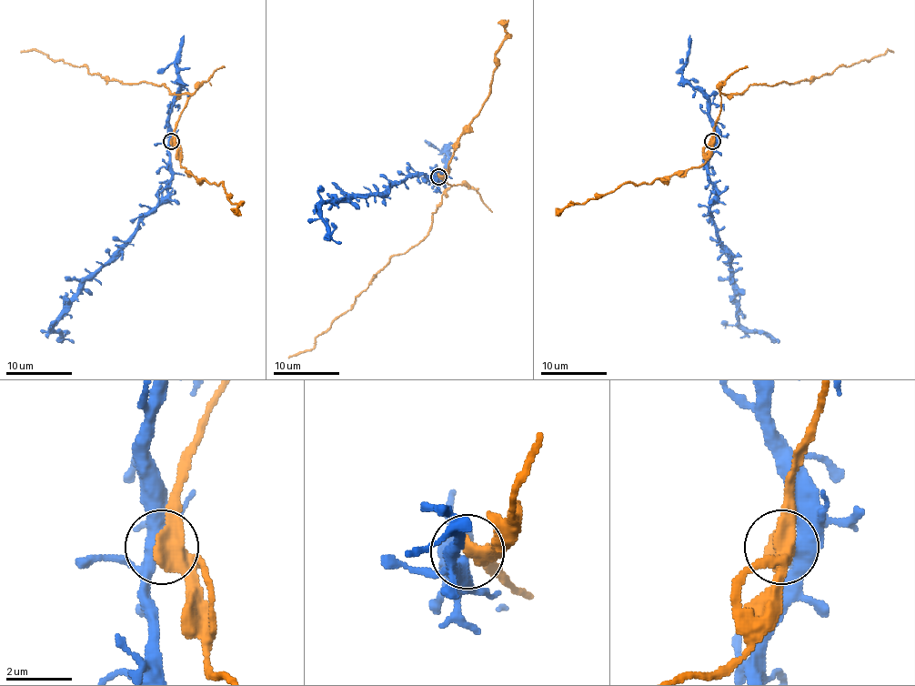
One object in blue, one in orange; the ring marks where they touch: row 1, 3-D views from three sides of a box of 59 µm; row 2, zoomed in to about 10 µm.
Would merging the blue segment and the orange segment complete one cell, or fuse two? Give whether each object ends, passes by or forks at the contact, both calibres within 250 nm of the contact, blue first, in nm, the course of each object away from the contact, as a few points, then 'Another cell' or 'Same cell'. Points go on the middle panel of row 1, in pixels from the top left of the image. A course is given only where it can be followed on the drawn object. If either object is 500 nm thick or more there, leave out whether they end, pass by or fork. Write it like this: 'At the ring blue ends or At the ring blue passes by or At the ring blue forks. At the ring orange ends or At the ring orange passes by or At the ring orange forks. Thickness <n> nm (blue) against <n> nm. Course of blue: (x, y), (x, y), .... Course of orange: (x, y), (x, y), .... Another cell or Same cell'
Thickness 340 nm (blue) against 550 nm. Course of blue: (439, 177), (439, 173), (434, 179), (413, 175), (381, 193), (326, 201), (321, 221), (328, 234), (341, 242). Course of orange: (439, 176), (456, 186), (442, 194), (431, 231), (391, 257), (311, 348), (288, 358). Another cell

